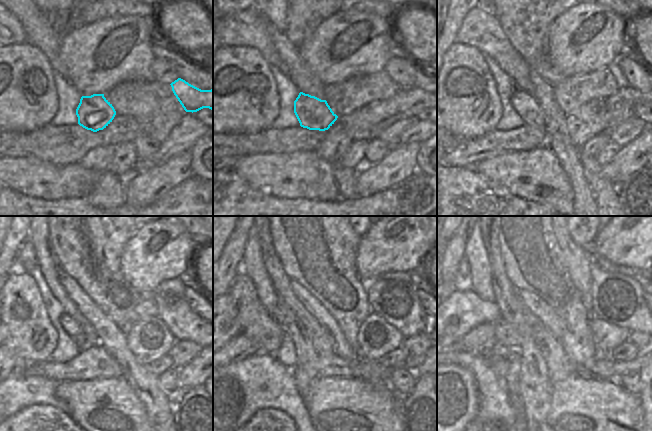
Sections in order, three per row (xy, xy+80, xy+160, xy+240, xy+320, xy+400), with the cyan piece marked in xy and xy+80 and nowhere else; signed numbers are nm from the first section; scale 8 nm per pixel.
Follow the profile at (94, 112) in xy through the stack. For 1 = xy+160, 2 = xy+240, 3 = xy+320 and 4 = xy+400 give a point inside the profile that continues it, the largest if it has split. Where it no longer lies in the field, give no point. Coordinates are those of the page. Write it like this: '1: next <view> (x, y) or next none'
1: next xy+160 (527, 107)
2: next xy+240 (72, 328)
3: next xy+320 (280, 315)
4: next xy+400 (457, 315)

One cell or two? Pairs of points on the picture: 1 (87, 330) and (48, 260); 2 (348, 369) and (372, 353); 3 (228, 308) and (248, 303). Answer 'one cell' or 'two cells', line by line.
1: one cell
2: two cells
3: two cells

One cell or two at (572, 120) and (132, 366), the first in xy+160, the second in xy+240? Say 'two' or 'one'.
two

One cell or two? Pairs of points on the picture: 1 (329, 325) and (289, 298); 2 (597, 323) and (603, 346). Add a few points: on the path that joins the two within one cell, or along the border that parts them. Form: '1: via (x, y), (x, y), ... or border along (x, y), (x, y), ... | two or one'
1: border along (292, 290), (295, 297), (317, 321), (320, 328) | two
2: via (599, 329), (603, 333), (603, 340) | one

